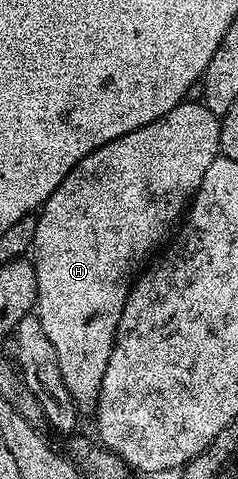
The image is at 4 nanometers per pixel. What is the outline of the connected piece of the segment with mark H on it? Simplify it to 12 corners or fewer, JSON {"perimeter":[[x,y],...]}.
{"perimeter":[[186,101],[39,209],[35,314],[96,412],[129,288],[219,158]]}

